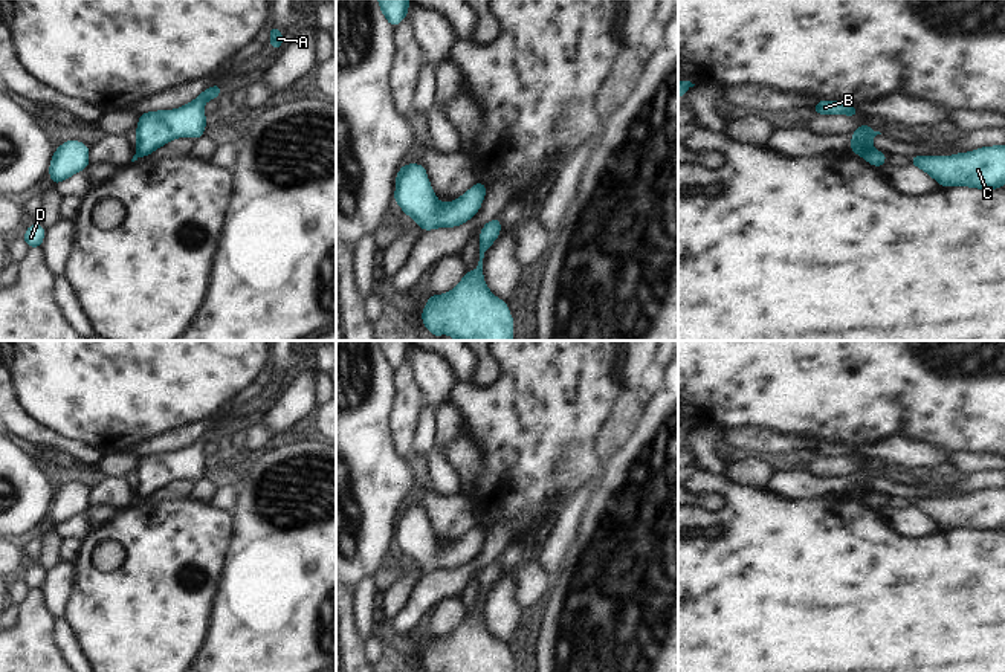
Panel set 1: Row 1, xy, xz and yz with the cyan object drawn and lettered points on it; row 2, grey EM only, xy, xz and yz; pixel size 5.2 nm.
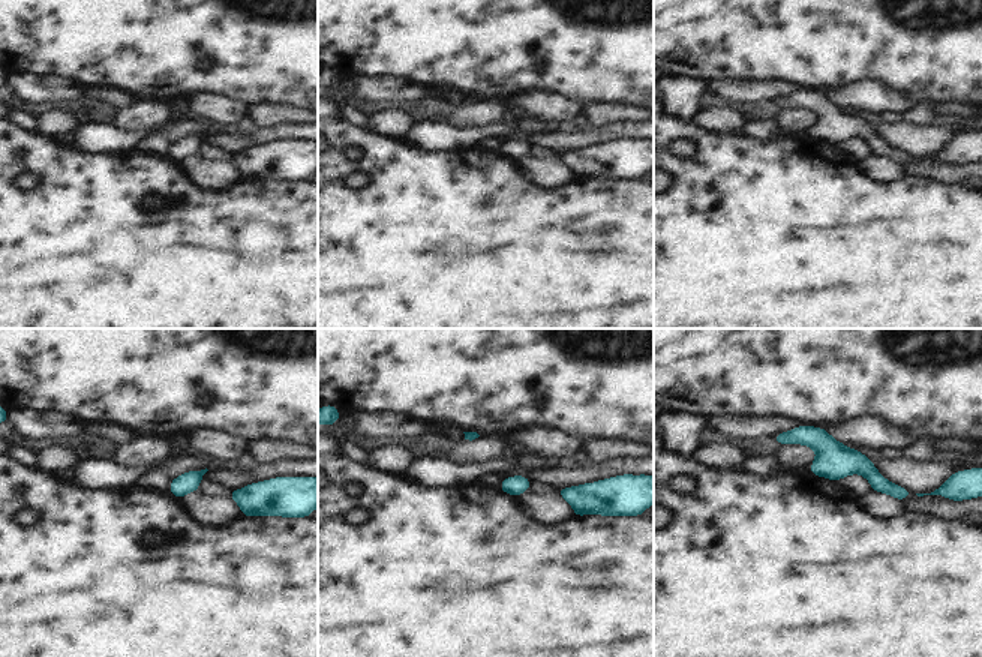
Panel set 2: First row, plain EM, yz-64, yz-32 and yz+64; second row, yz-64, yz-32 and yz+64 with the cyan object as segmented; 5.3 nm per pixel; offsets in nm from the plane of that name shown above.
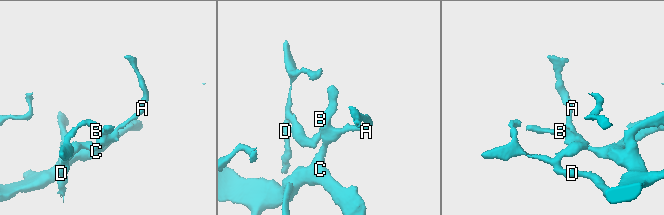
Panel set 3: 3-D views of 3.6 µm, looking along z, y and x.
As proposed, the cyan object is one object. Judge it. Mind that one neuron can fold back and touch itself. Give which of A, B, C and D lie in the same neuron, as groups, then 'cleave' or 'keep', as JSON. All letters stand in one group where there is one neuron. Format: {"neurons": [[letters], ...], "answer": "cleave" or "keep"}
{"neurons": [["A", "B", "C"], ["D"]], "answer": "cleave"}

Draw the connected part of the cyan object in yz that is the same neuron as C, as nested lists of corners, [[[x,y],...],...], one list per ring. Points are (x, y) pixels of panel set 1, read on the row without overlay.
[[[1005,487],[982,489],[953,498],[912,498],[910,507],[926,513],[938,528],[1005,528]]]

